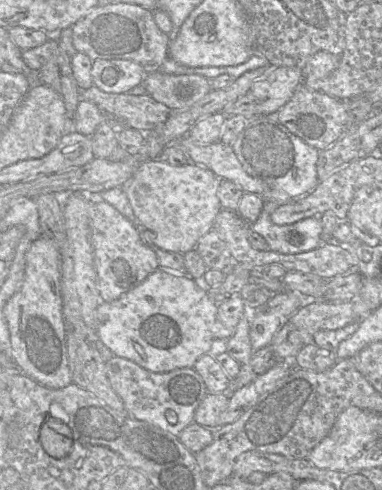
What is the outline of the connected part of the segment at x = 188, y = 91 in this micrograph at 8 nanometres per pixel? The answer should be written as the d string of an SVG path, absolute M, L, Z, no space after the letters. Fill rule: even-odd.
M161 71L146 74L143 84L147 93L170 109L191 107L212 89L210 79L198 74L167 74Z

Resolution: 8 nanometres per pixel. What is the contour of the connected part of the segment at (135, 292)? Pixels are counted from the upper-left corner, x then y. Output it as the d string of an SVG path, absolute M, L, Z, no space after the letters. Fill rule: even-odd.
M159 267L148 275L141 283L127 291L120 298L111 301L101 301L96 310L96 331L100 341L107 346L115 356L129 359L139 366L151 372L163 373L177 368L193 368L196 361L205 353L208 353L214 341L213 326L216 322L217 304L213 302L207 292L194 282L194 279L187 273L173 270L167 267Z

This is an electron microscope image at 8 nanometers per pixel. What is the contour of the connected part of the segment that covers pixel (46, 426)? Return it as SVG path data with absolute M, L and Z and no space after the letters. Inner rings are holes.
M53 417L41 425L39 440L45 452L56 459L66 457L73 445L71 429Z

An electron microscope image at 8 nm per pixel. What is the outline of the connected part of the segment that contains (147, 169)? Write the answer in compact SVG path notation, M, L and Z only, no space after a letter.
M157 158L140 164L125 183L125 191L135 216L145 227L147 238L163 250L184 254L194 249L200 238L213 228L214 220L222 209L218 197L220 181L207 167L195 163L173 166Z

